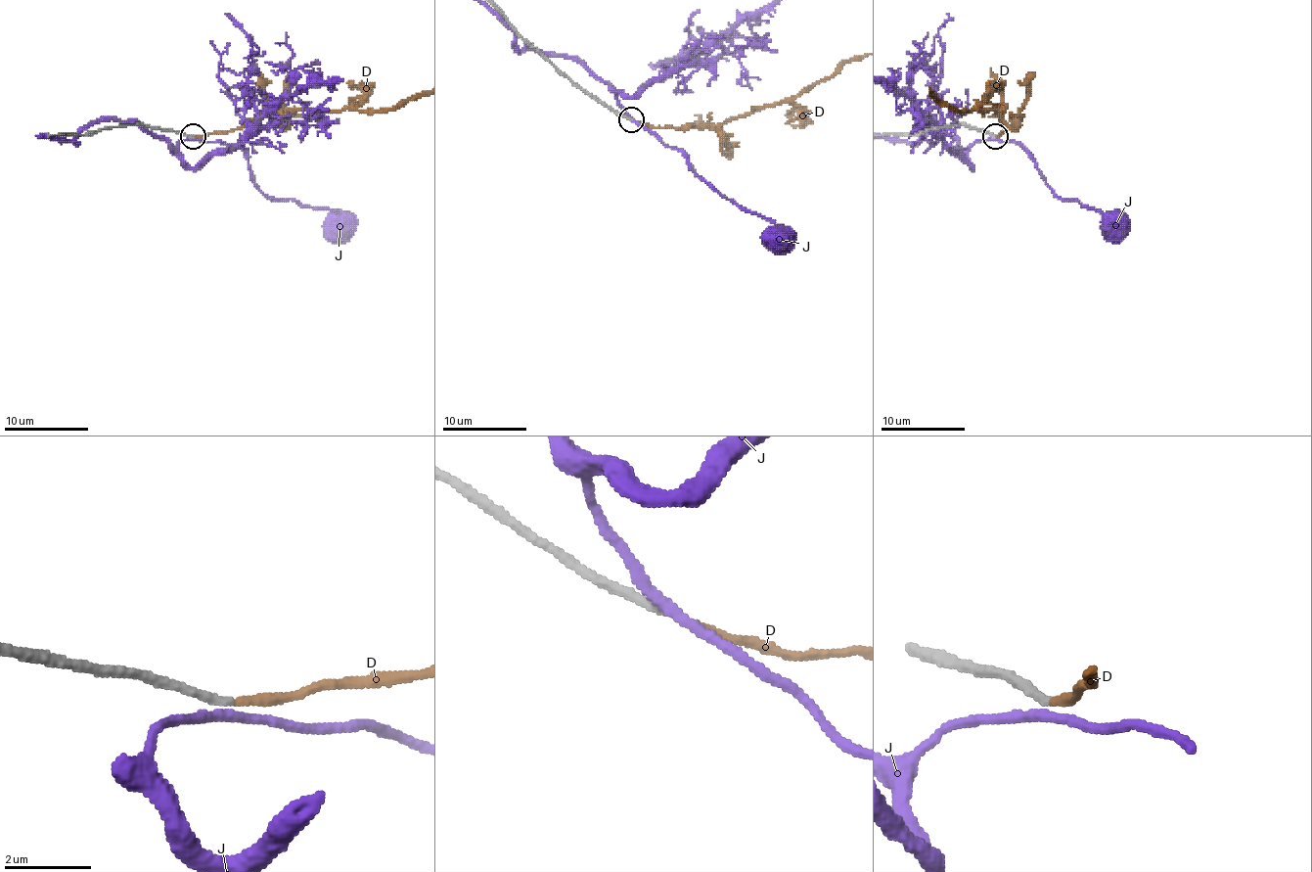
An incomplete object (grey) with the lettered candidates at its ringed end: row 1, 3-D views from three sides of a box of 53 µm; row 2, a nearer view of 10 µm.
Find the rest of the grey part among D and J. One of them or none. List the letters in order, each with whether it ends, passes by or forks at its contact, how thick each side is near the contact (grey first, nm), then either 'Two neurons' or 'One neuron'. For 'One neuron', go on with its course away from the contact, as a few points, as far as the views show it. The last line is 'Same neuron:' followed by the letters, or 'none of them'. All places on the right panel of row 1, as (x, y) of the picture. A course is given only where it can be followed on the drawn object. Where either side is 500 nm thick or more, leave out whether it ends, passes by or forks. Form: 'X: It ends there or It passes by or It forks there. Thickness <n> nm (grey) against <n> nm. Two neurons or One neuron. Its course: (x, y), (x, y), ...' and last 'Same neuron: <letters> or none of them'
D: It ends there. Thickness 190 nm (grey) against 190 nm. One neuron
J: It passes by. Thickness 220 nm (grey) against 240 nm. Two neurons
Same neuron: D

